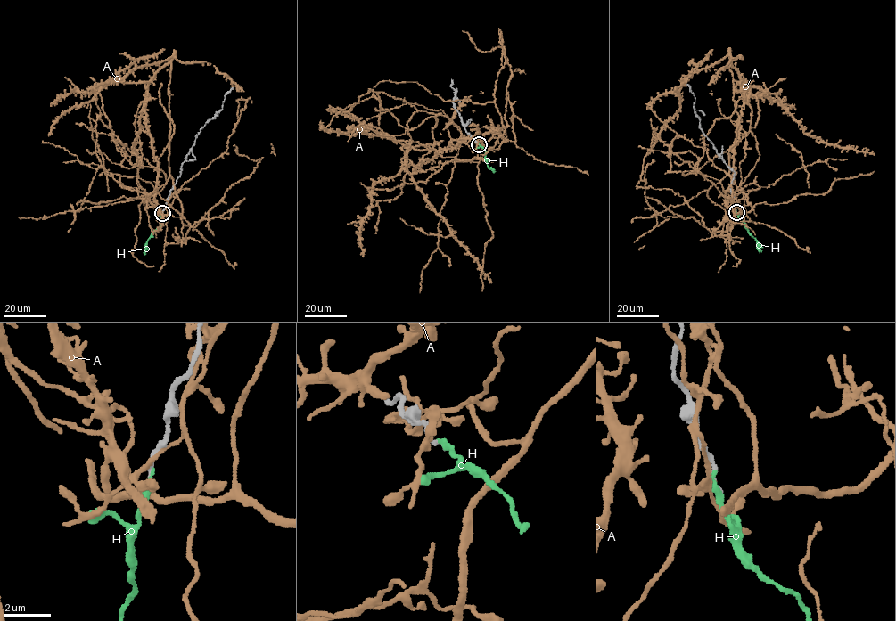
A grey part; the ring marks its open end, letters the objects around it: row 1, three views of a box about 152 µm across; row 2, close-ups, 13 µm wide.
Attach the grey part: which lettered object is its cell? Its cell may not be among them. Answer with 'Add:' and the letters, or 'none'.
Add: none

